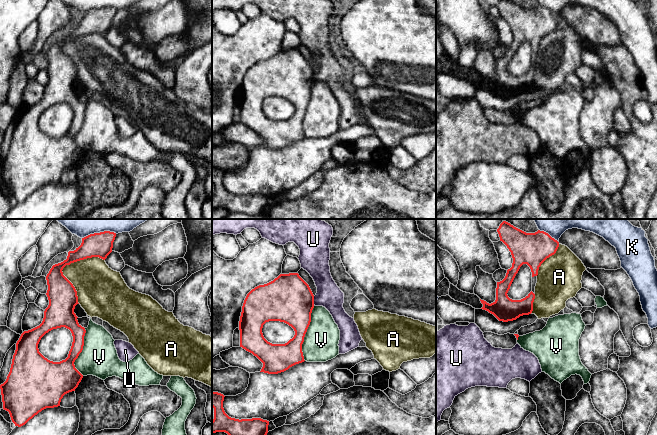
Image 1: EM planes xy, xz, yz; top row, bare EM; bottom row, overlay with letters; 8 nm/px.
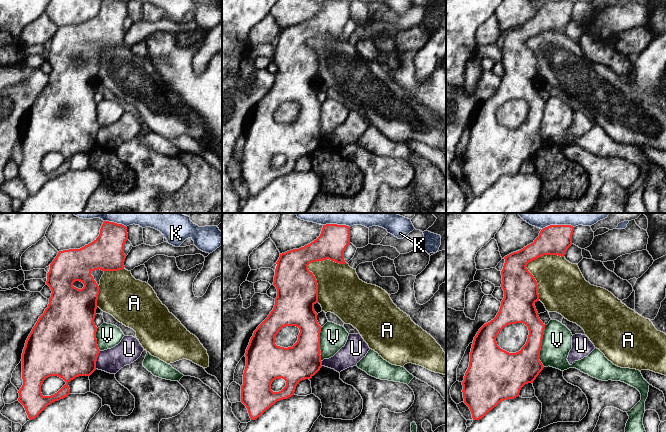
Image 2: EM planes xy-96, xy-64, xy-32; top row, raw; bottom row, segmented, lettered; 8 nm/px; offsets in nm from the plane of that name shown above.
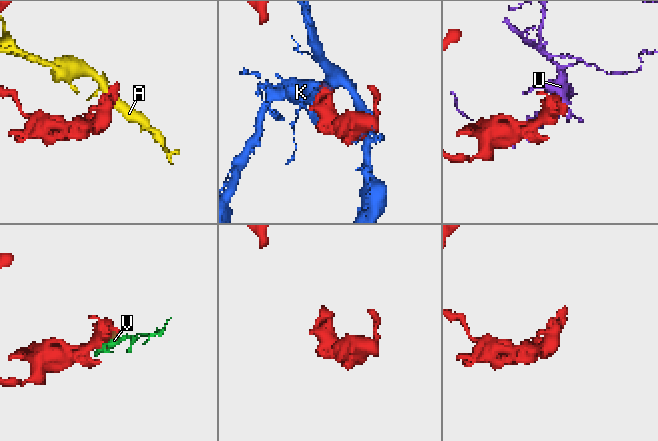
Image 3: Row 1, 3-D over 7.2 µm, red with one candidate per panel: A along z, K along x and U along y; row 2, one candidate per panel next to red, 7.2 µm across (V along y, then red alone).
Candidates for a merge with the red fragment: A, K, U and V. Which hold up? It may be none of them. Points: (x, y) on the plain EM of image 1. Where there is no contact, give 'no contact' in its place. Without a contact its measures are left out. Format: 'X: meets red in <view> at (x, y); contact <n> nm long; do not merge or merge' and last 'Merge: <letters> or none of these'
A: meets red in xy at (63, 43); contact 420 nm long; do not merge
K: meets red in xz at (247, 214); contact 300 nm long; do not merge
U: meets red in xz at (313, 76); contact 70 nm long; do not merge
V: meets red in xz at (305, 109); contact 460 nm long; do not merge
Merge: none of these

